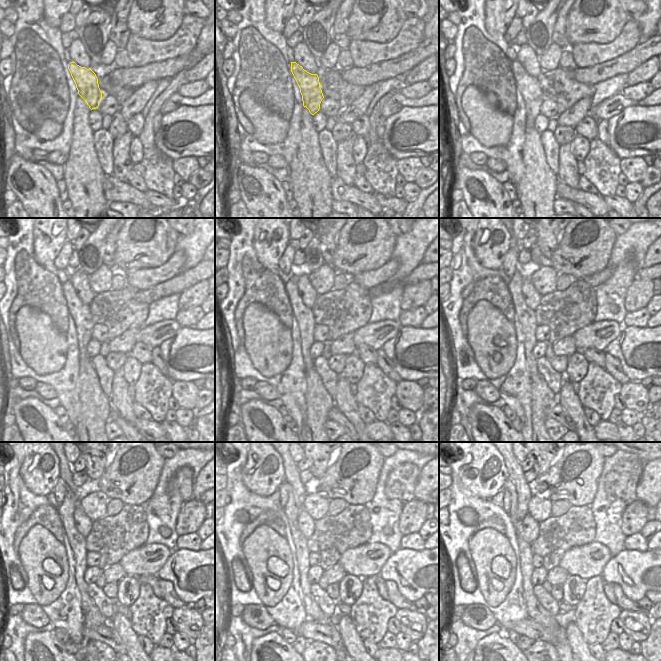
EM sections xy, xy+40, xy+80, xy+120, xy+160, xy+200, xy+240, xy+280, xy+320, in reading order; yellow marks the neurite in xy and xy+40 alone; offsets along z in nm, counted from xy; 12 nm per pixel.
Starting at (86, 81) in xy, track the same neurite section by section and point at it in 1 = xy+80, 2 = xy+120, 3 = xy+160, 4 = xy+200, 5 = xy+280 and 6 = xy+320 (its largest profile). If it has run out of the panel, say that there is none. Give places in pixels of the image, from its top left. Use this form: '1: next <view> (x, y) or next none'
1: next xy+80 (529, 87)
2: next xy+120 (83, 320)
3: next xy+160 (303, 315)
4: next xy+200 (526, 317)
5: next xy+280 (291, 511)
6: next xy+320 (525, 552)

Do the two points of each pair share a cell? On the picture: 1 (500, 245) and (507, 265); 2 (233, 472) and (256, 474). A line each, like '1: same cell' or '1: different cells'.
1: different cells
2: different cells

